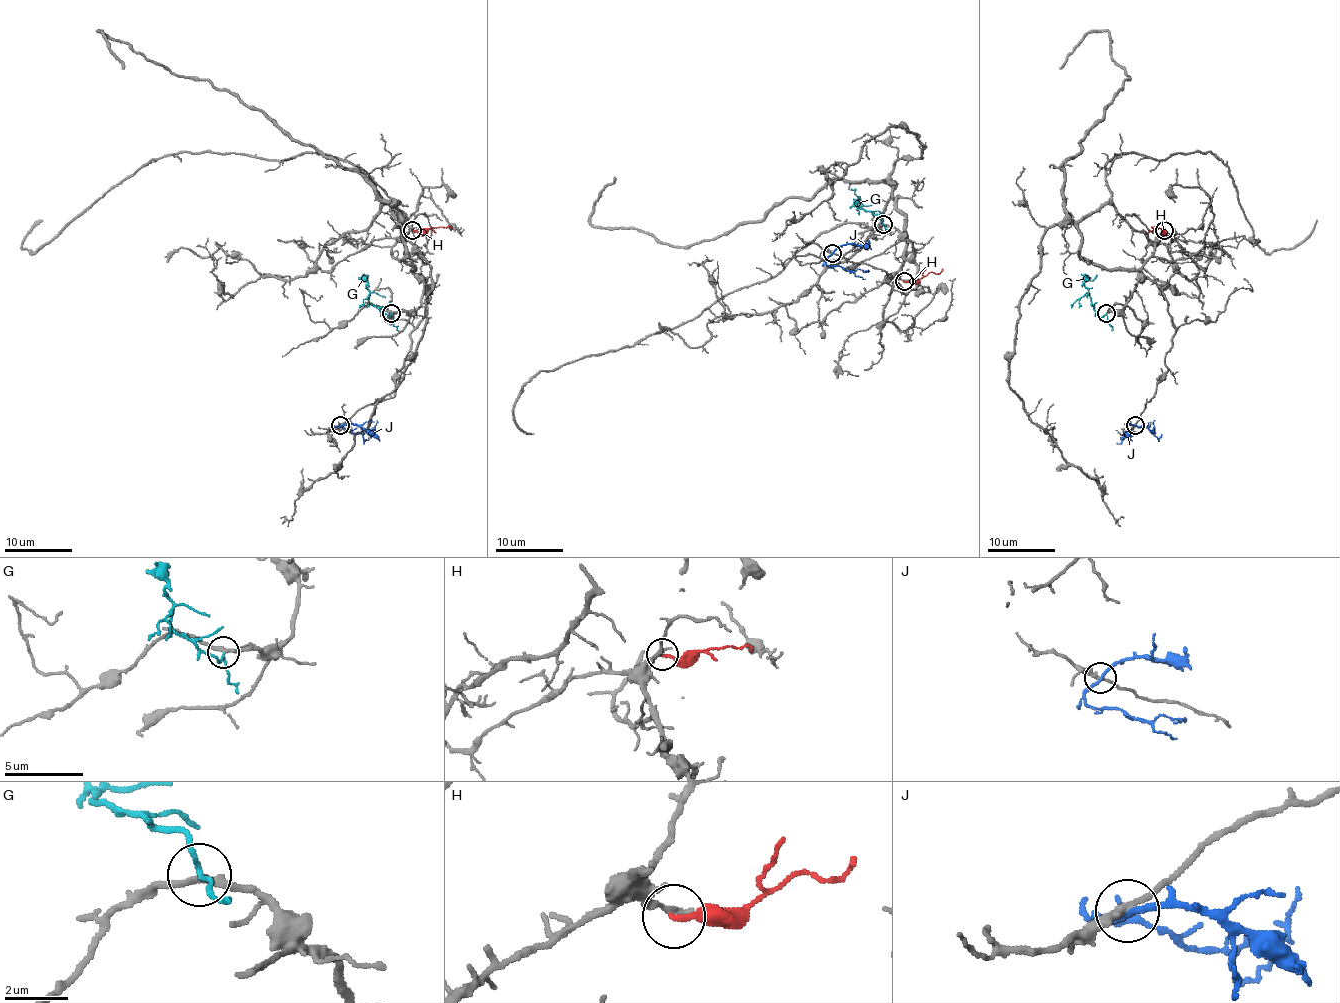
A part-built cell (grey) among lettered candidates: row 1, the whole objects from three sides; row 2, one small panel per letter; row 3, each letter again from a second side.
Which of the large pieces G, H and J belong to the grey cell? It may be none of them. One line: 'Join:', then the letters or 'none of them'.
Join: G

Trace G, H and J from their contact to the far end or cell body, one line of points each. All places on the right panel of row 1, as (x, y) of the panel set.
G: (1107, 313), (1100, 316), (1085, 283), (1092, 281), (1097, 274)
H: (1164, 230), (1151, 227)
J: (1136, 424), (1146, 426), (1152, 433), (1154, 419)

